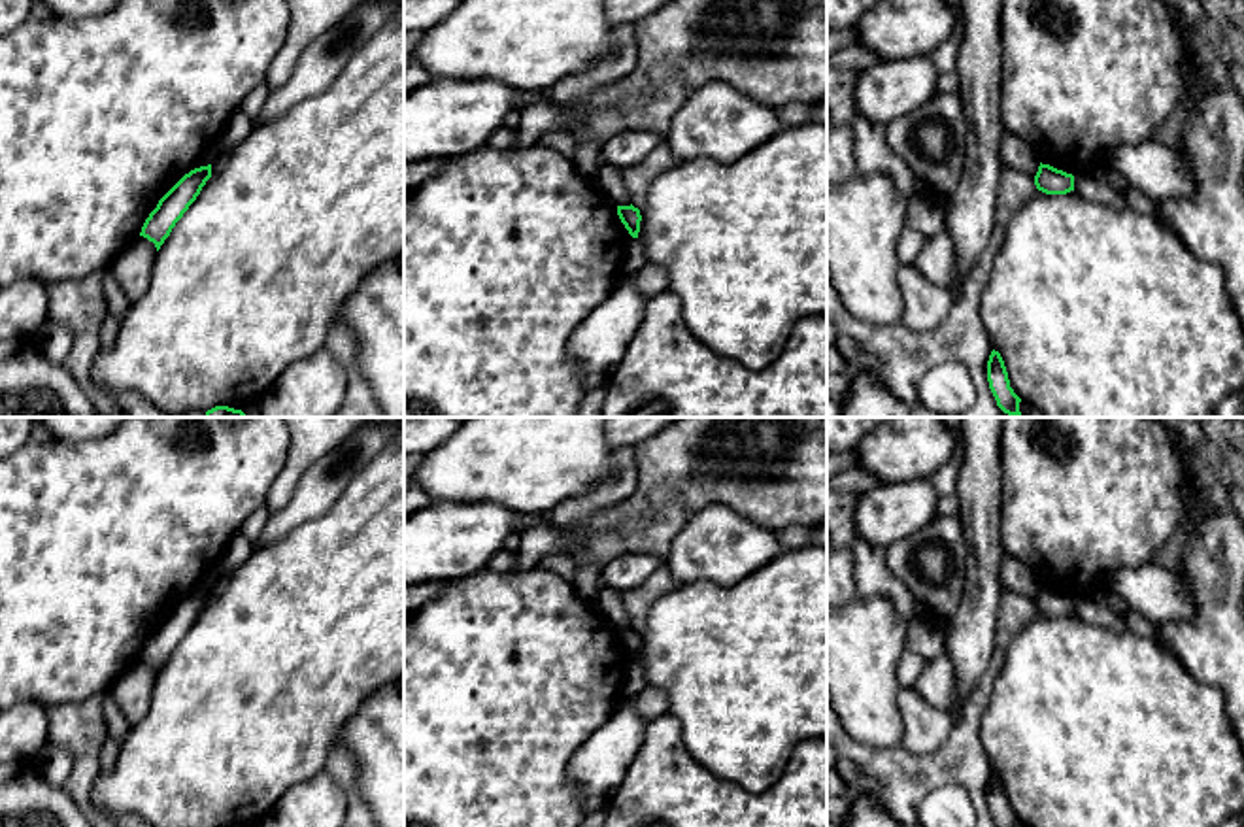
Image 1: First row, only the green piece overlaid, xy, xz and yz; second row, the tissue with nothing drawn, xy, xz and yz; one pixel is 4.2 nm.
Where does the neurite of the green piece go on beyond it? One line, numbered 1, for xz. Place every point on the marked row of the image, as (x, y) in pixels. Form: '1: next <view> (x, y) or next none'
1: next none

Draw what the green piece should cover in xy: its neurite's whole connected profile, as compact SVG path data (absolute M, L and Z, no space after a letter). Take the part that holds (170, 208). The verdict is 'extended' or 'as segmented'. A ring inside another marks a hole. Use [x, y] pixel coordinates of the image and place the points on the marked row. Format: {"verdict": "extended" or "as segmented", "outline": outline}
{"verdict": "as segmented", "outline": "M211 164L185 174L157 204L145 219L140 236L155 244L157 251L170 236L176 223L196 200L206 181L211 177Z"}

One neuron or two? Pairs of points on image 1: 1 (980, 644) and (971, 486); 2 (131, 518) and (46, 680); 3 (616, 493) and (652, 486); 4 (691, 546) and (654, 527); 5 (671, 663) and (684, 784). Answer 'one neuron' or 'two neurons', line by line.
1: one neuron
2: one neuron
3: two neurons
4: two neurons
5: two neurons

